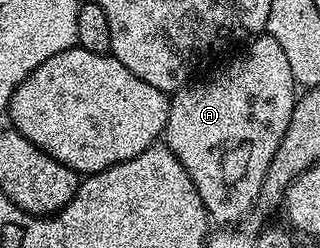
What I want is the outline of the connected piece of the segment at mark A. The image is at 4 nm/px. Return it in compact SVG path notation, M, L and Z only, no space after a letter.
M260 35L250 42L224 69L216 71L204 81L192 80L182 85L177 92L170 94L169 119L165 130L165 144L171 148L173 155L189 171L197 195L201 195L207 216L216 226L231 227L251 208L256 208L259 192L269 163L285 135L291 122L293 107L297 100L297 84L285 51L275 38Z

